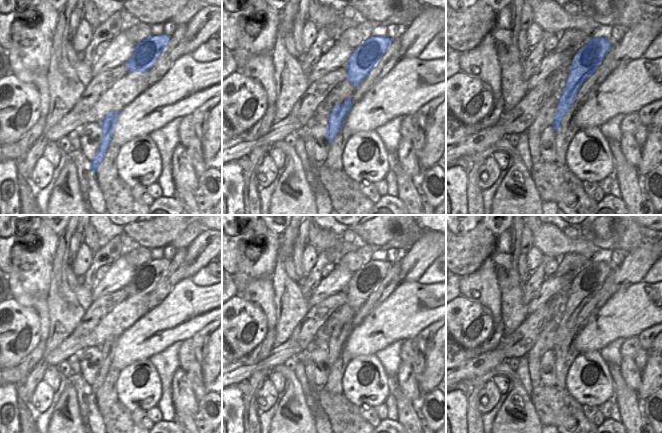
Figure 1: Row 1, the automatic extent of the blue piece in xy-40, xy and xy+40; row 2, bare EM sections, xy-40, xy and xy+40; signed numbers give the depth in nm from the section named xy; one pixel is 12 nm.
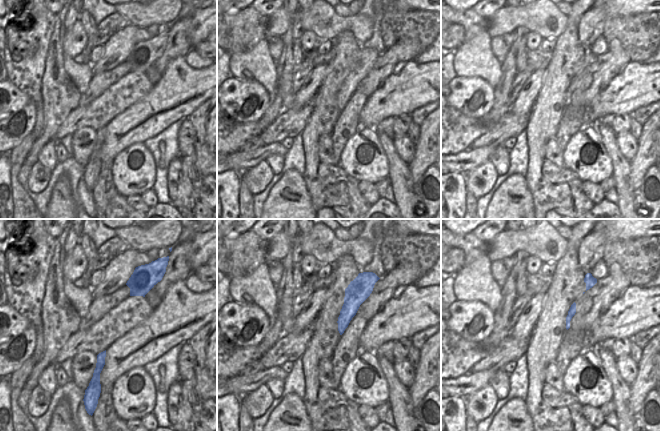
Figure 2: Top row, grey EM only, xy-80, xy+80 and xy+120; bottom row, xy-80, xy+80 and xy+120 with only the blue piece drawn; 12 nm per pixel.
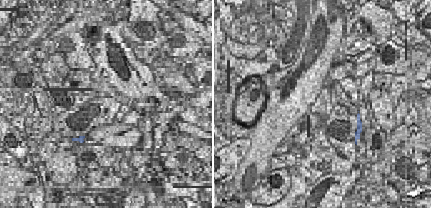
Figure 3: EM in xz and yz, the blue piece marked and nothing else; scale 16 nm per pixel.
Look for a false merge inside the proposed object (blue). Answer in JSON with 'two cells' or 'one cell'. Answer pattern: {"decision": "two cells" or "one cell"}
{"decision": "one cell"}

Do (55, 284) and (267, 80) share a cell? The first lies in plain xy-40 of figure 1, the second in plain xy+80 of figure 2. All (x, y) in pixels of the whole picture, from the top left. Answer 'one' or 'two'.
two

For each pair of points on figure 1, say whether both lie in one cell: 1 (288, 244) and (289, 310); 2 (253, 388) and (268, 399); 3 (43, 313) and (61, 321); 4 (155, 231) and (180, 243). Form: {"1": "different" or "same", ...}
{"1": "same", "2": "different", "3": "different", "4": "different"}

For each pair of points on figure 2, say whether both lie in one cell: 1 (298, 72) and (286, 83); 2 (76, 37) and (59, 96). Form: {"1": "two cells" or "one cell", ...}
{"1": "two cells", "2": "two cells"}

